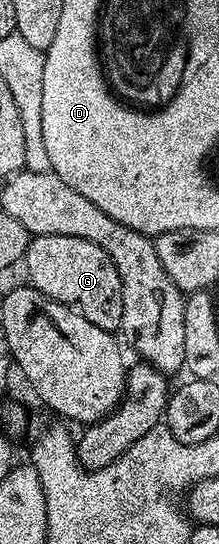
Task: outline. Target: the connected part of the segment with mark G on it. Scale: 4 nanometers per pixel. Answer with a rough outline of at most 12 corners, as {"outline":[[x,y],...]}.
{"outline":[[35,235],[26,280],[102,329],[122,326],[123,280],[97,243]]}

